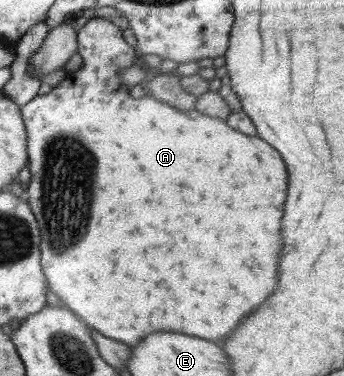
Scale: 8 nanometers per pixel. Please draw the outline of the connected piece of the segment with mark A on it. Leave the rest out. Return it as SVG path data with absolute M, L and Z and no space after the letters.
M94 17L77 32L78 50L82 57L82 68L66 73L60 84L52 87L44 96L36 95L21 107L27 135L28 156L32 178L28 184L28 205L40 224L42 270L49 289L60 297L67 308L74 312L86 325L90 324L103 336L118 340L132 349L138 340L150 332L168 330L198 336L212 342L222 342L236 324L246 318L256 306L260 306L276 288L276 262L280 254L280 218L286 200L286 166L280 154L270 148L258 135L246 135L224 120L206 116L195 108L180 111L156 100L150 94L141 98L130 97L129 87L122 82L122 72L132 66L140 54L124 40L122 30L110 20Z

